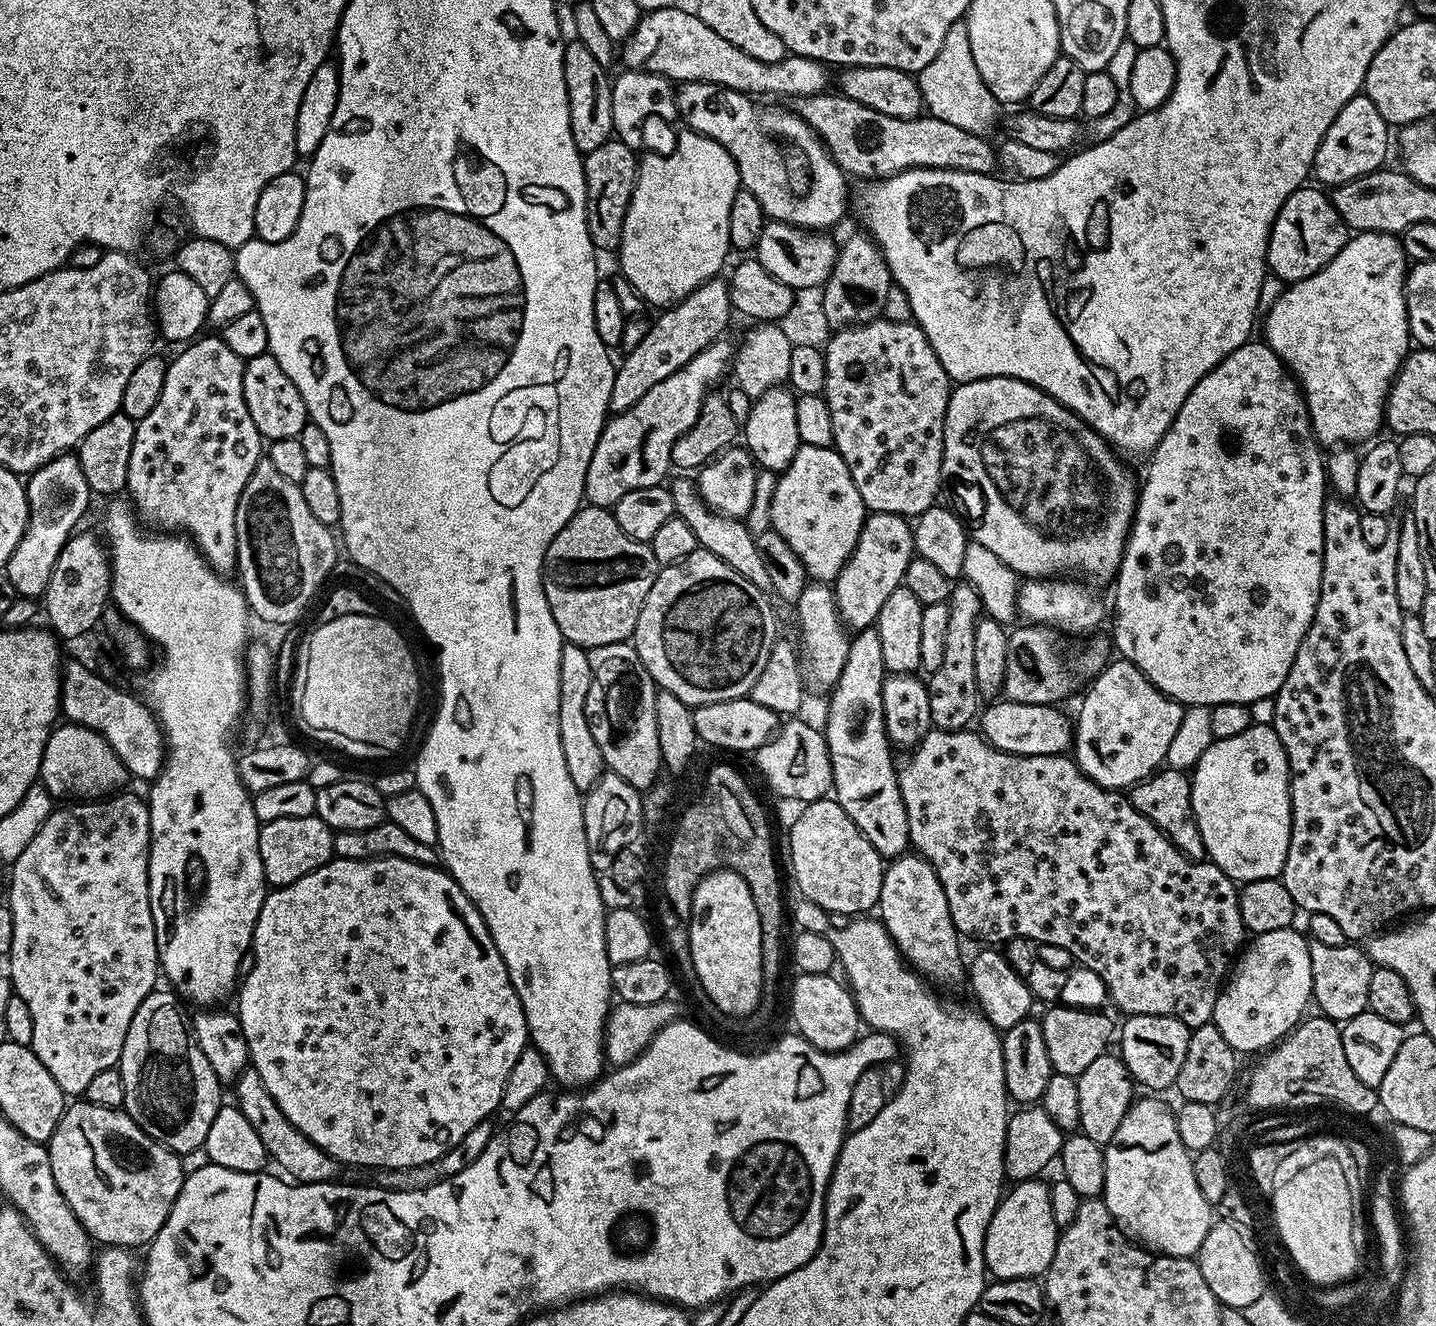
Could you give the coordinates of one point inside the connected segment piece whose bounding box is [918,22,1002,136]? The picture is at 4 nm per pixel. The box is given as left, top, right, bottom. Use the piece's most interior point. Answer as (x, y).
(952, 89)

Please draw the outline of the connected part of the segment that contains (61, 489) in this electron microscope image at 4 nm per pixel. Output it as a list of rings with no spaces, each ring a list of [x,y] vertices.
[[[79,455],[56,456],[27,477],[28,525],[14,550],[10,554],[6,571],[17,596],[43,597],[48,589],[50,574],[58,554],[64,549],[69,536],[77,531],[80,519],[88,508],[88,499],[94,494],[88,488],[86,474],[82,474]]]

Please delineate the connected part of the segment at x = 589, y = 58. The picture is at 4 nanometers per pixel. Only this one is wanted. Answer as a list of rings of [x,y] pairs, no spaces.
[[[568,42],[564,46],[564,77],[570,106],[570,134],[574,134],[574,146],[578,146],[582,154],[598,150],[598,146],[614,136],[614,102],[609,69],[603,68],[598,58],[586,50],[586,46],[579,42]]]

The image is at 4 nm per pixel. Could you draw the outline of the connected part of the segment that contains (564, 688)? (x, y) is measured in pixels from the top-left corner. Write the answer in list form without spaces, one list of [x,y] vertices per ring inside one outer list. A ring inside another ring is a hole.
[[[565,643],[560,663],[558,734],[562,738],[562,758],[566,758],[566,771],[570,774],[570,782],[574,782],[581,794],[587,794],[606,771],[602,750],[598,750],[598,742],[594,742],[594,734],[590,734],[590,722],[586,722],[586,694],[590,694],[592,681],[588,653],[587,648]]]

